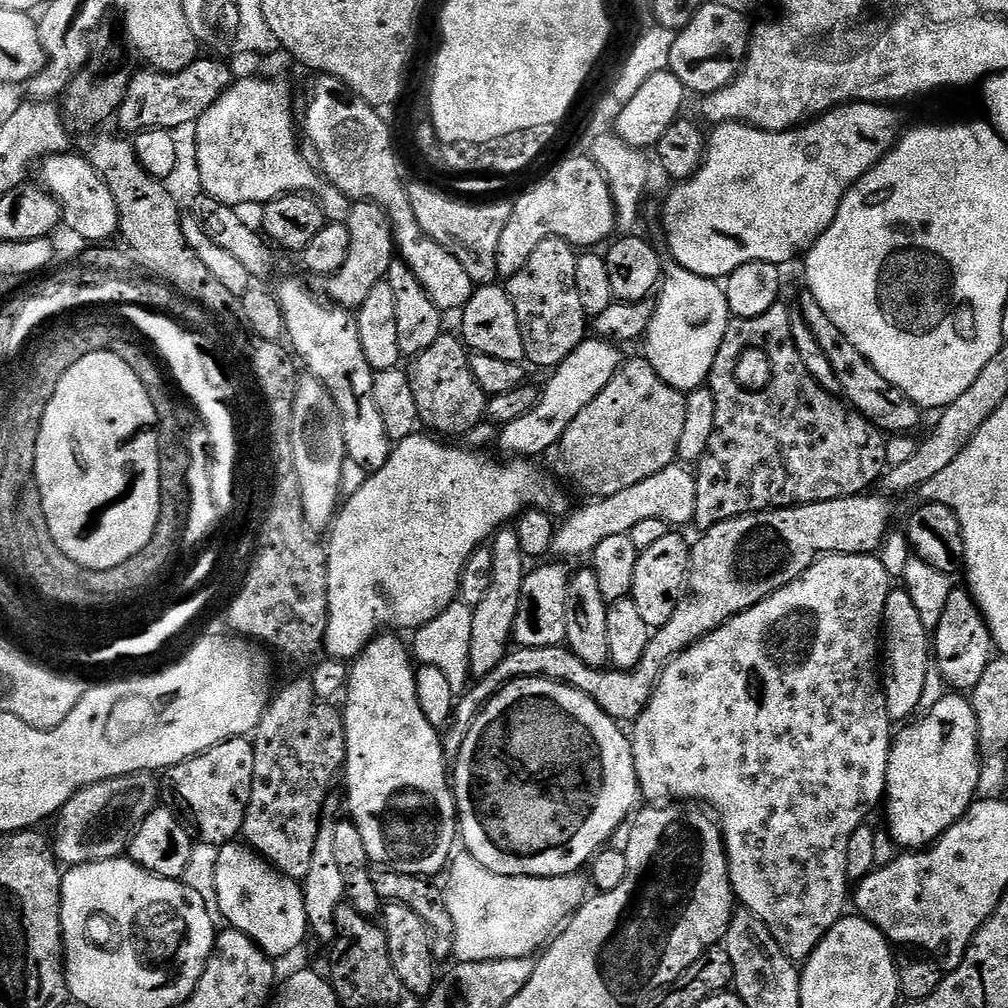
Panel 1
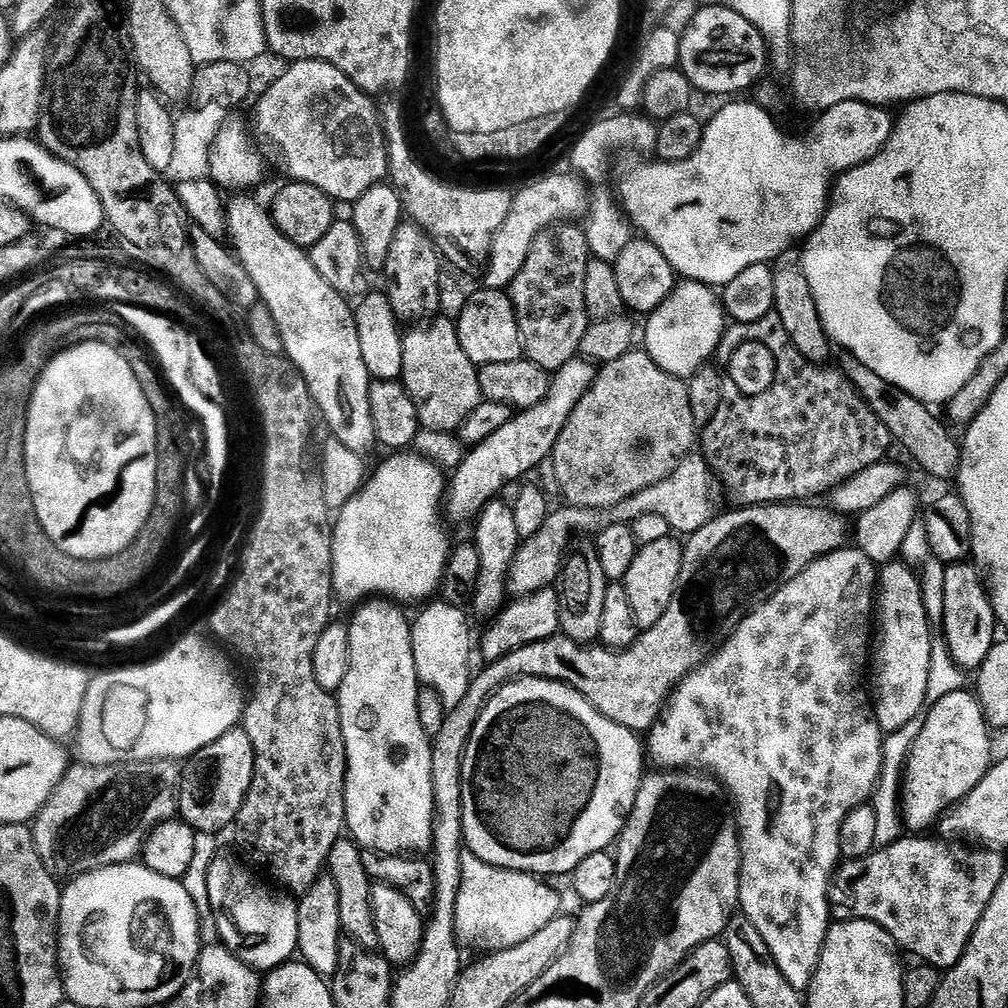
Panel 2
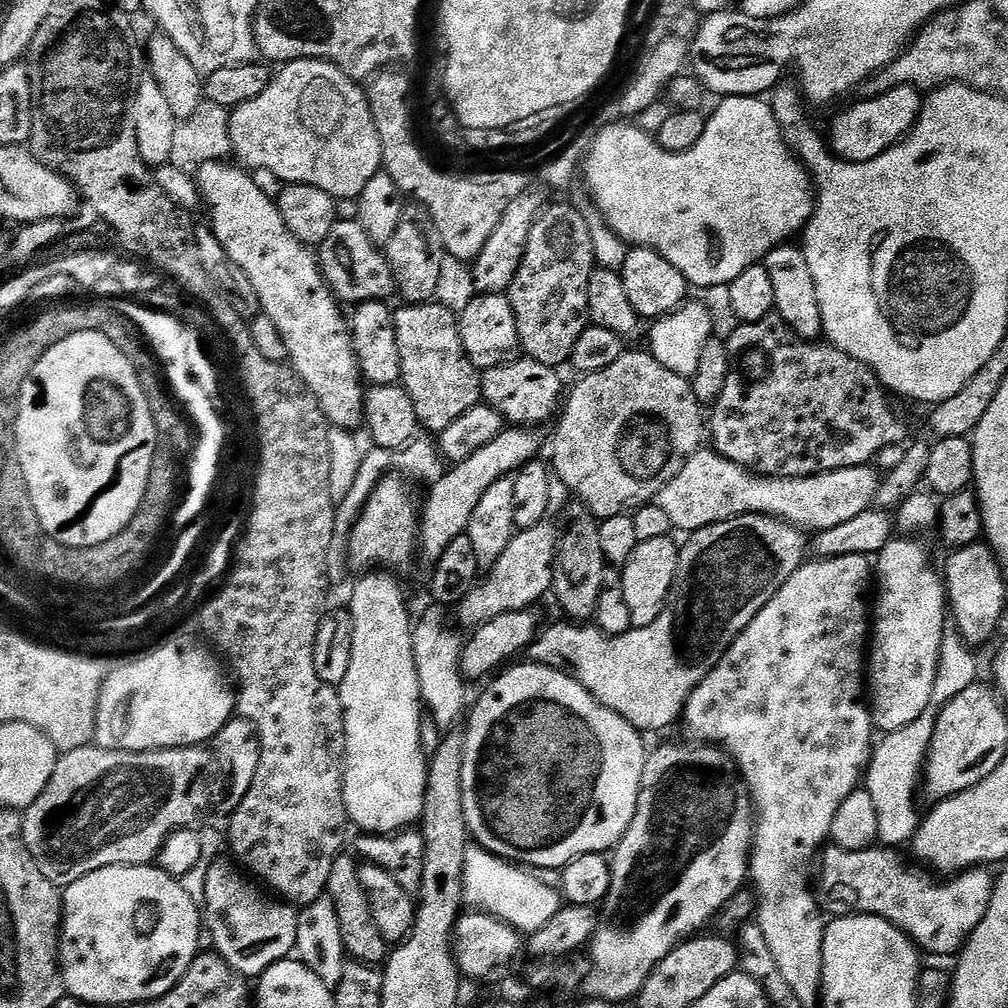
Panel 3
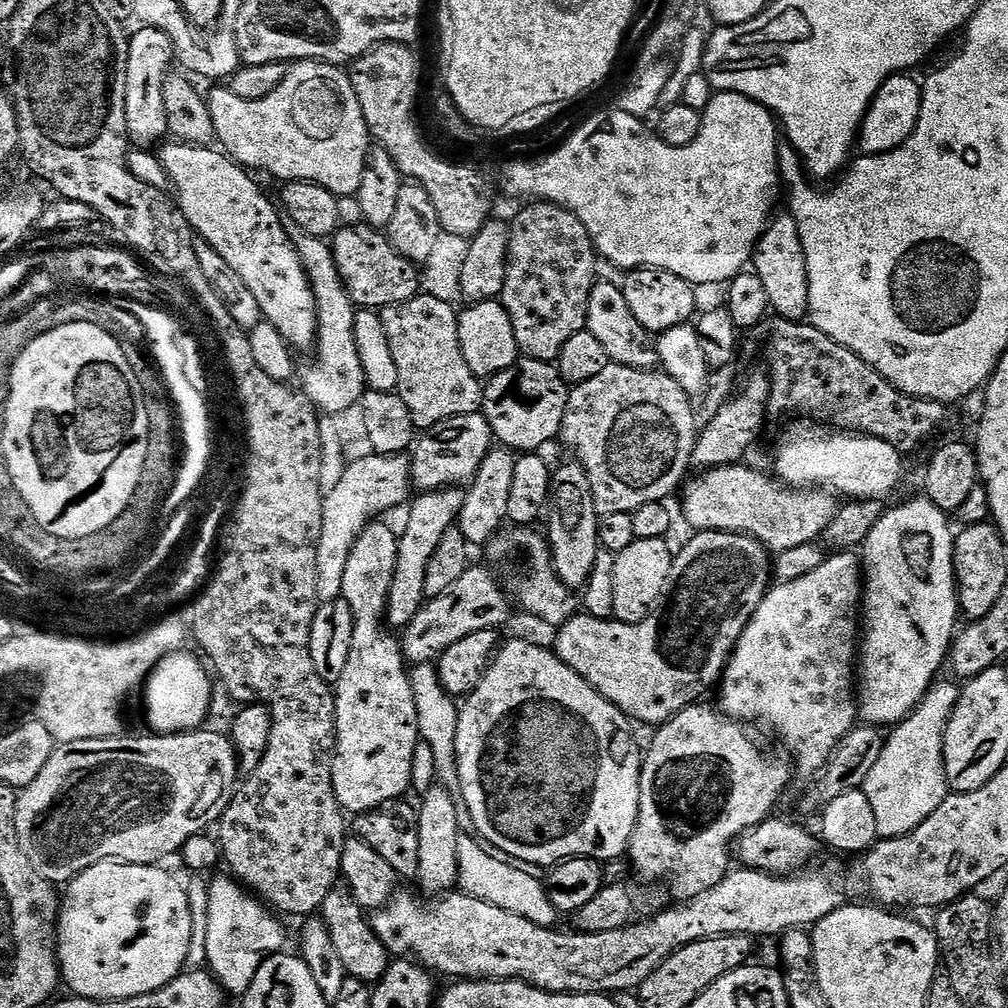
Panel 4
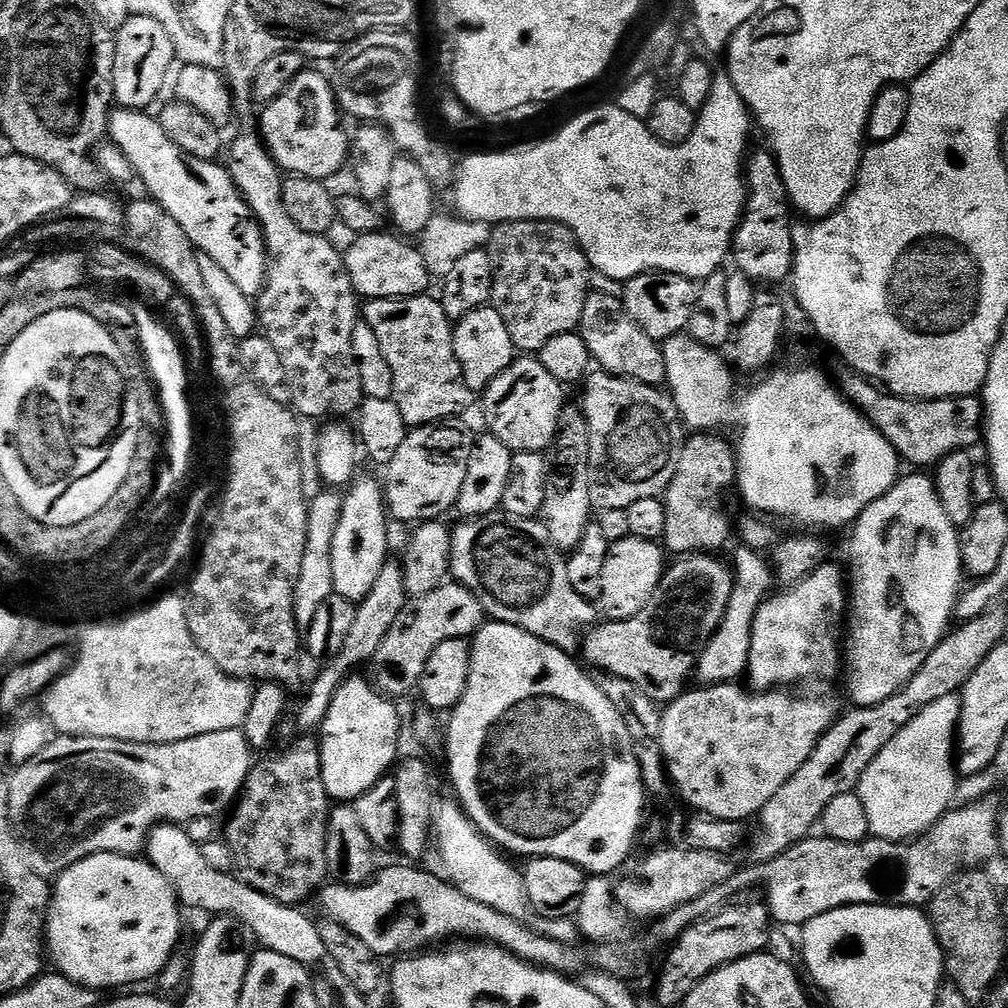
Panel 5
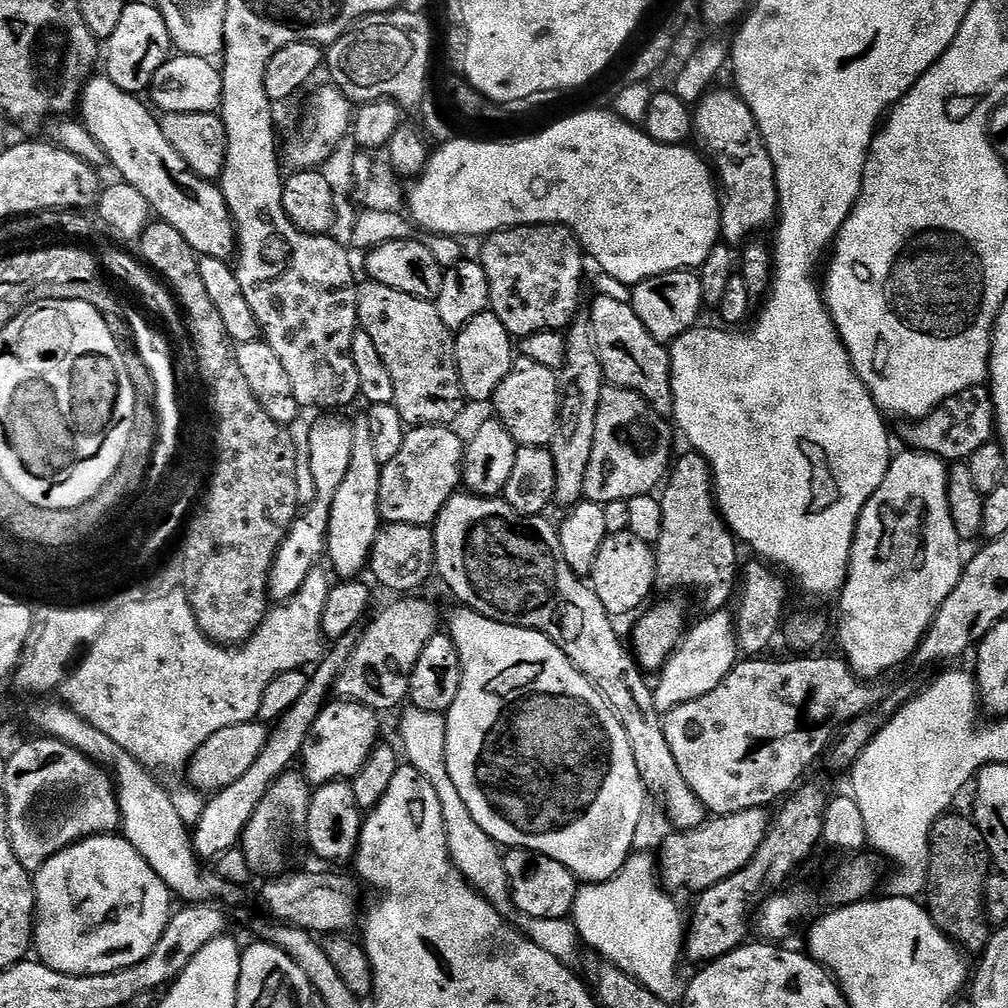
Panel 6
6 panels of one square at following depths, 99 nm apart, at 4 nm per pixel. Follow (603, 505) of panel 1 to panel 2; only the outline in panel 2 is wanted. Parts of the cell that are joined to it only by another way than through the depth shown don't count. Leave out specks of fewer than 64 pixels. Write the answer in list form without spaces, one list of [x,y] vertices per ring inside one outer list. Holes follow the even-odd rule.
[[[693,454],[678,462],[678,470],[670,474],[670,478],[662,478],[662,482],[654,482],[646,490],[638,490],[626,502],[618,502],[613,508],[574,508],[563,506],[549,511],[542,530],[534,534],[534,538],[523,541],[516,551],[512,568],[508,571],[508,590],[513,597],[529,596],[543,588],[553,587],[557,583],[560,569],[564,567],[566,553],[570,545],[583,532],[595,534],[611,524],[630,524],[645,514],[658,514],[666,522],[670,522],[673,533],[691,534],[706,526],[714,515],[712,509],[712,488],[714,477],[708,468],[703,455]]]

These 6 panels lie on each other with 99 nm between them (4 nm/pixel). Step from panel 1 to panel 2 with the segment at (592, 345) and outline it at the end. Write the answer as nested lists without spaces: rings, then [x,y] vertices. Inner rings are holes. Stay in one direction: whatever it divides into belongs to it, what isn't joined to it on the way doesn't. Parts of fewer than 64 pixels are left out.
[[[577,358],[566,362],[566,366],[562,366],[557,372],[551,373],[548,389],[546,390],[546,398],[542,398],[542,402],[538,402],[538,406],[530,406],[517,411],[513,415],[512,420],[506,422],[506,426],[502,426],[502,430],[494,430],[494,434],[490,434],[490,438],[486,438],[481,444],[475,445],[465,455],[464,461],[451,473],[450,487],[446,492],[447,519],[449,521],[451,521],[450,519],[475,521],[479,517],[480,511],[491,500],[497,499],[501,495],[500,491],[507,484],[512,484],[515,480],[520,480],[523,476],[530,475],[543,460],[545,463],[552,455],[554,442],[558,442],[558,434],[562,434],[562,426],[566,426],[570,414],[574,414],[574,406],[578,406],[578,402],[582,402],[586,390],[590,390],[597,371],[597,365],[591,360]]]

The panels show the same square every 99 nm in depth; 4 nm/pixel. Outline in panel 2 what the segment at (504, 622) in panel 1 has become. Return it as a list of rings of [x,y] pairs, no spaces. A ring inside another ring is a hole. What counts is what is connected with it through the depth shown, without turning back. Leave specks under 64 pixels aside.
[[[500,498],[491,500],[480,511],[480,515],[474,524],[476,527],[474,543],[478,550],[478,559],[482,562],[482,570],[478,570],[478,590],[474,594],[470,608],[473,613],[476,611],[484,619],[484,622],[499,616],[500,611],[506,607],[506,601],[510,596],[508,571],[512,568],[516,551],[522,543],[518,534],[518,526],[514,522],[514,510],[511,503],[505,502],[503,504],[502,501],[503,499]]]

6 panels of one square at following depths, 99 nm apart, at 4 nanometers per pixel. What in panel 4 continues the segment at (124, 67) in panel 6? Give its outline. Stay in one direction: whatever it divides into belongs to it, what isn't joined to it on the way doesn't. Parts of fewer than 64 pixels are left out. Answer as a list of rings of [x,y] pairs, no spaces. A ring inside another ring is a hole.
[[[140,26],[137,29],[136,33],[131,33],[128,41],[126,126],[129,141],[135,147],[148,150],[159,145],[169,135],[166,102],[162,102],[162,86],[170,74],[171,68],[168,67],[174,64],[174,49],[168,33],[159,26]]]

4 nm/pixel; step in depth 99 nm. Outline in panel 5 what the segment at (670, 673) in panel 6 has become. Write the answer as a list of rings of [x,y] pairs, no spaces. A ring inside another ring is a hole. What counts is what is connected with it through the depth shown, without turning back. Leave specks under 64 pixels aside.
[[[749,553],[748,558],[734,564],[733,589],[730,602],[724,609],[723,622],[712,636],[710,643],[700,653],[696,676],[701,683],[707,685],[733,683],[748,668],[750,642],[753,634],[753,620],[757,610],[764,604],[776,584],[775,573],[769,561],[761,553]]]

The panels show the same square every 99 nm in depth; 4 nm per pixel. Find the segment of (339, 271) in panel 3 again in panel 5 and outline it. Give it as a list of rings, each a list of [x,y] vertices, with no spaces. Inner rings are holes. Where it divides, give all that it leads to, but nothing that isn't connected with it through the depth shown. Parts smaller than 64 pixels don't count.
[[[386,230],[357,235],[354,239],[356,241],[346,248],[344,252],[346,270],[350,274],[350,282],[354,286],[357,297],[365,301],[378,298],[405,300],[411,296],[425,295],[431,289],[428,287],[434,284],[421,249],[407,239],[393,235],[391,236]]]

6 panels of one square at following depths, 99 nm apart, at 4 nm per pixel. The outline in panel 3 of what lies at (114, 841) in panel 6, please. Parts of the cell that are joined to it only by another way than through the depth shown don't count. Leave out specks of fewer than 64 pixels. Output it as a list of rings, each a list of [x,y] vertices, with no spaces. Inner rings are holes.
[[[119,864],[113,868],[103,868],[102,870],[94,870],[90,874],[86,874],[78,882],[67,885],[62,892],[62,903],[64,906],[64,919],[60,926],[60,974],[64,978],[64,991],[73,1000],[79,1000],[81,1005],[88,1006],[88,1004],[136,1004],[136,1006],[143,1005],[145,1000],[156,1000],[160,996],[165,996],[171,988],[180,981],[186,974],[186,970],[190,970],[190,966],[196,961],[197,955],[200,952],[199,948],[199,934],[202,929],[202,912],[194,902],[190,900],[189,894],[184,891],[181,881],[175,876],[171,876],[169,872],[163,872],[158,866],[125,866]]]

